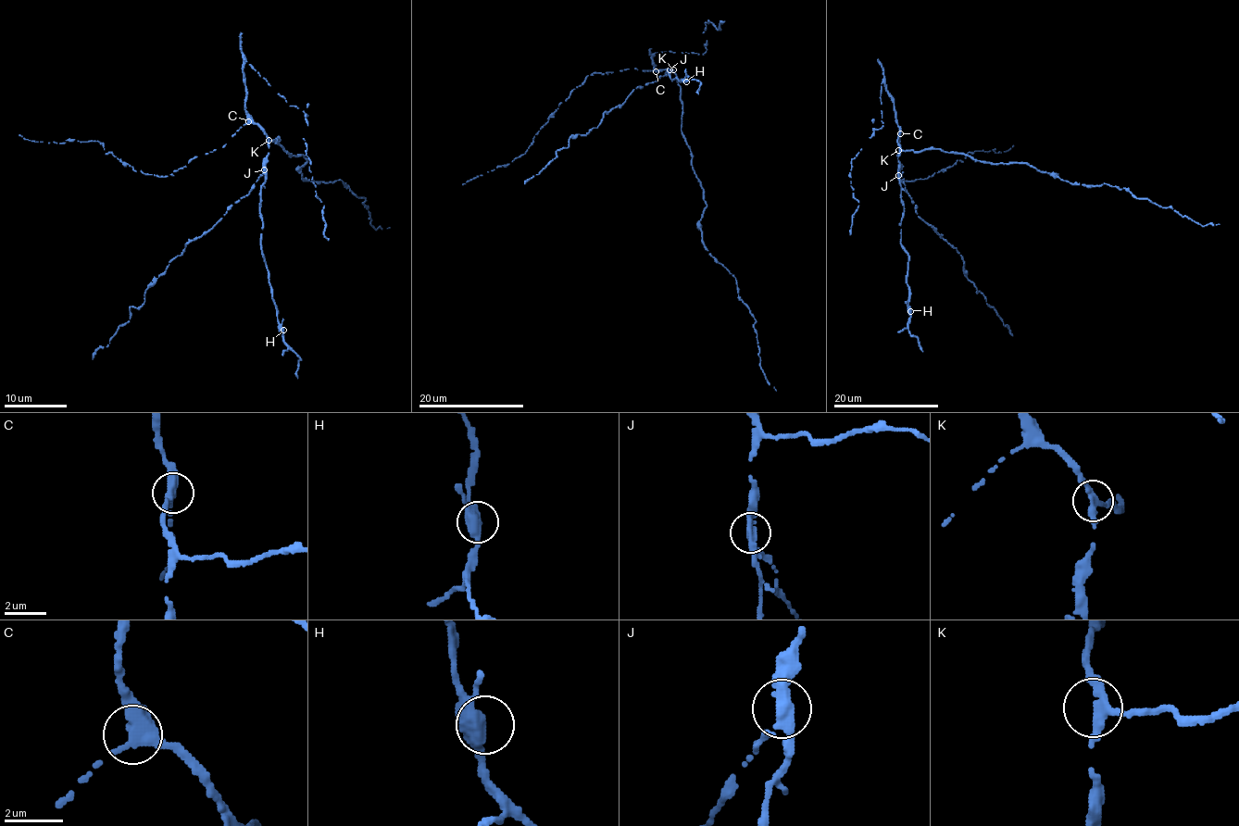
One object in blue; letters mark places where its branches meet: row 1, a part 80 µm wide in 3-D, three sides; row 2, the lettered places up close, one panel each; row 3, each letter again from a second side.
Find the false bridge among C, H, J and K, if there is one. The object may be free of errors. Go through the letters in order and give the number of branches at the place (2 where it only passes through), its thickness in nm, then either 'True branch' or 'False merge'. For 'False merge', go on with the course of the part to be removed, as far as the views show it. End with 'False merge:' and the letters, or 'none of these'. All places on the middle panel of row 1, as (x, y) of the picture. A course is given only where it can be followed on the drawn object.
C: Branches: 3. Thickness 380 nm. True branch
H: Branches: 3. Thickness 400 nm. True branch
J: Branches: 3. Thickness 320 nm. False merge. Course of the part to remove: (669, 69), (603, 113), (596, 128), (571, 136), (569, 146), (556, 152), (524, 183)
K: Branches: 2. Thickness 360 nm. True branch
False merge: J

